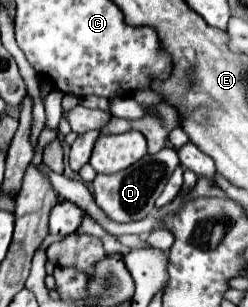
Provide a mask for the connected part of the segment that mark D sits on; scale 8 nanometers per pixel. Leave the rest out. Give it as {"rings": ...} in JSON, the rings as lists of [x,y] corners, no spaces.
{"rings":[[[164,148],[156,154],[146,154],[140,158],[134,166],[116,172],[116,174],[98,174],[96,180],[92,182],[94,186],[94,198],[96,204],[116,222],[134,222],[146,218],[154,210],[154,200],[162,194],[168,178],[172,172],[180,166],[178,154],[174,148]]]}

